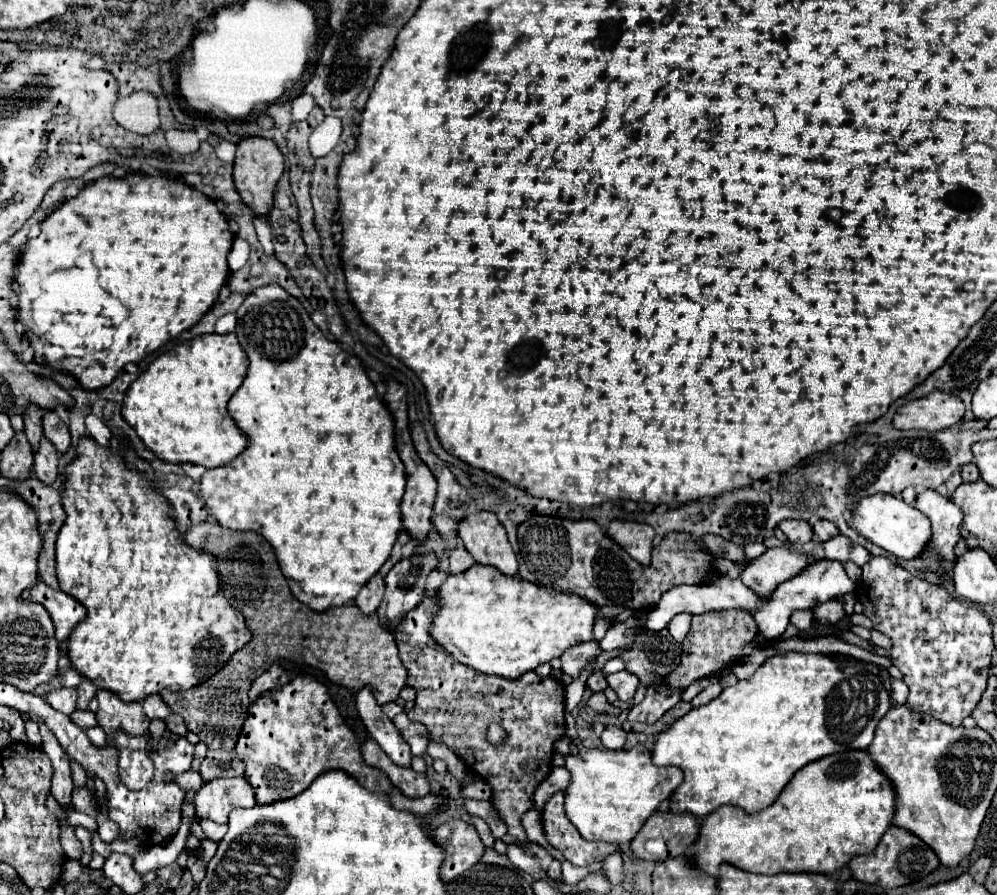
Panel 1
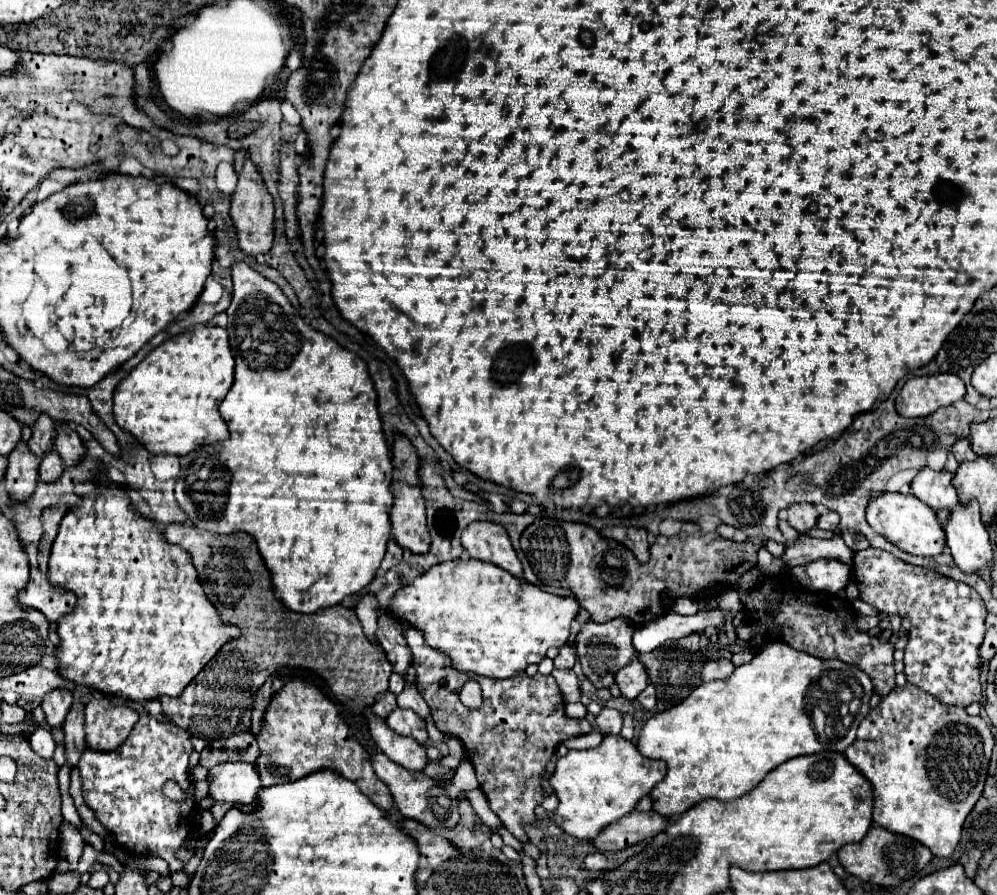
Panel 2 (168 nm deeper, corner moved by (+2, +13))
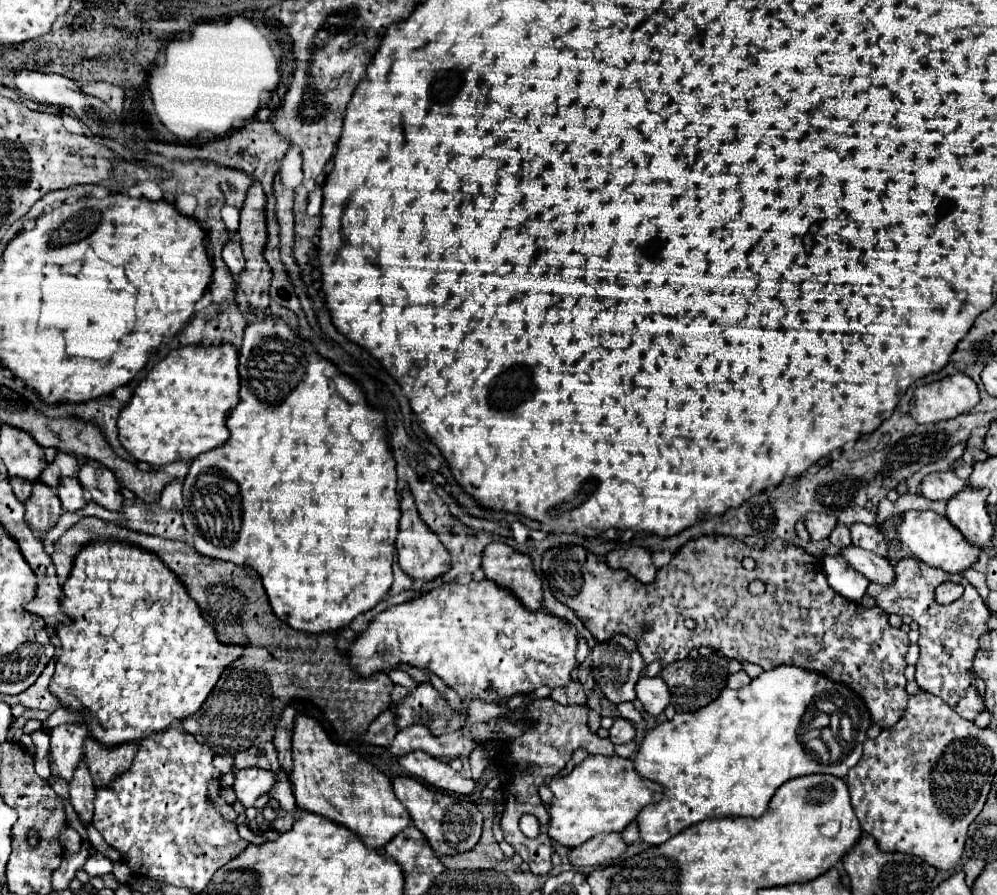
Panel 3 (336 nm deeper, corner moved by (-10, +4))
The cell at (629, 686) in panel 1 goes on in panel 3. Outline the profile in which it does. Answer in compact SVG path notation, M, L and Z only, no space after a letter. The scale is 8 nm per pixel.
M640 676L640 680L636 682L636 698L642 702L644 710L654 716L658 716L670 702L668 686L660 676L654 676L654 678Z

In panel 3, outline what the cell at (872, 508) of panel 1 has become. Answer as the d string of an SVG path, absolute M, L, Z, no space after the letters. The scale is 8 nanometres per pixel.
M918 510L902 512L902 520L896 526L896 534L898 534L898 540L902 542L902 546L908 548L908 552L914 558L918 558L920 562L924 562L928 566L942 568L944 572L950 572L950 574L958 574L966 568L970 568L980 554L980 552L976 552L976 548L972 548L964 540L960 530L954 528L946 516L940 516L930 510L928 512L918 512Z

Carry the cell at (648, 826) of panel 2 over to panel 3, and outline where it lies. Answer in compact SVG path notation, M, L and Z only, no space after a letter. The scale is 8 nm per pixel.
M620 832L612 834L600 834L594 836L594 840L588 840L588 844L582 844L580 848L572 848L570 862L576 866L608 866L612 860L622 856L626 852L628 844L622 838Z

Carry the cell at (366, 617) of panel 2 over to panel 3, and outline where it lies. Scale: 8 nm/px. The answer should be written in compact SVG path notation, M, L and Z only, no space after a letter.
M400 668L390 670L390 672L388 672L388 676L390 676L390 680L392 680L392 682L402 684L402 686L406 686L406 688L414 688L414 686L418 686L418 682L416 682L416 680L412 680L412 678L410 678L410 674L408 674L408 672L404 672L404 670L400 670Z

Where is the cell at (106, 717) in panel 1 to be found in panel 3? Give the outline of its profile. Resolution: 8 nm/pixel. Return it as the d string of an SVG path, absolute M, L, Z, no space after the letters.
M88 736L84 742L86 762L92 772L92 778L96 780L96 786L108 784L108 780L112 780L112 776L126 772L132 764L136 752L138 752L136 742L128 742L128 744L120 744L120 746L112 746L112 748L100 744L92 736Z

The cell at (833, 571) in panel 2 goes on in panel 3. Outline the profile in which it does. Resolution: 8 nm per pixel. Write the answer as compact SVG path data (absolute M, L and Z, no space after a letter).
M826 556L822 560L822 572L830 588L852 602L860 602L866 594L866 586L870 584L864 576L860 576L860 572L848 568L848 564L844 564L844 560L836 556Z

